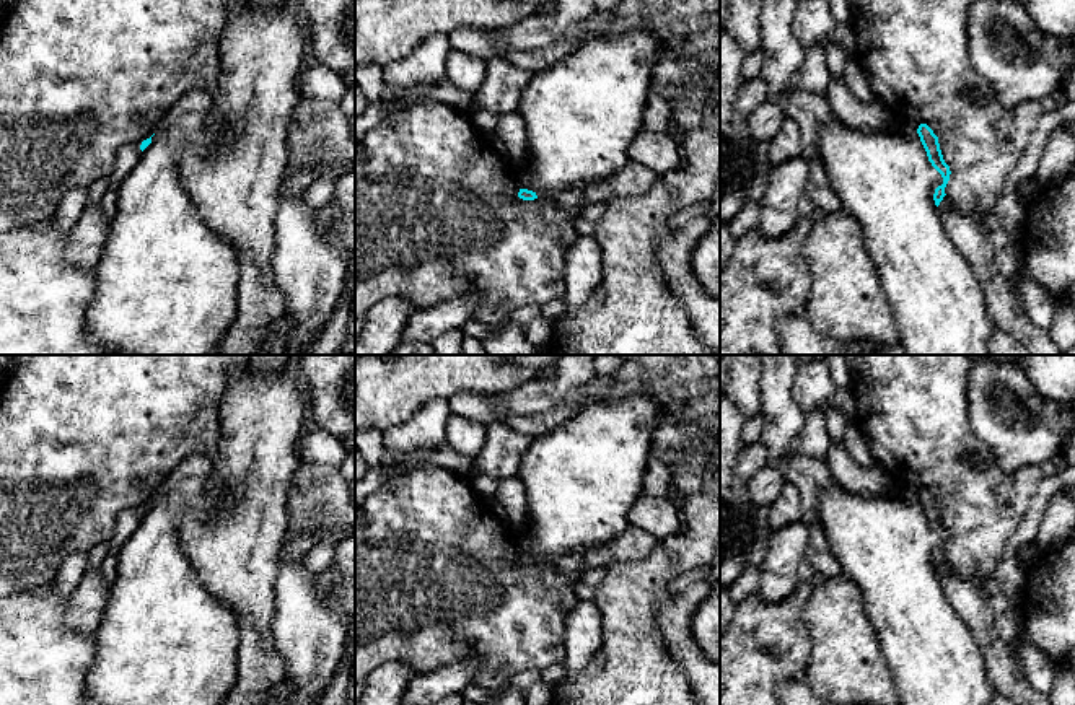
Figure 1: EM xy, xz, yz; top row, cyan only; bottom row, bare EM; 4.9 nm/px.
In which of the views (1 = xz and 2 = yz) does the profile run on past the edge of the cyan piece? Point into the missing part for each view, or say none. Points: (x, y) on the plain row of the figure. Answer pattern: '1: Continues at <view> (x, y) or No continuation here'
1: Continues at xz (526, 541)
2: Continues at yz (903, 490)

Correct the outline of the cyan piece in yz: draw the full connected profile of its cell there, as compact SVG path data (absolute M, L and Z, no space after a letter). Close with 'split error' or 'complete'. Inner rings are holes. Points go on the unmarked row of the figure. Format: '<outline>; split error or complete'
M899 485L896 487L896 492L902 498L915 498L915 497L919 498L920 506L927 516L928 526L941 539L943 549L938 550L933 558L935 570L938 571L943 562L946 560L945 552L951 539L950 531L943 524L938 501L933 498L933 495L927 488L917 488L912 485Z; split error

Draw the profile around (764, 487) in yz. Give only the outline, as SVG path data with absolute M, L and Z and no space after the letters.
M764 466L752 477L746 480L751 498L756 506L770 506L780 495L780 488L785 484L779 469Z

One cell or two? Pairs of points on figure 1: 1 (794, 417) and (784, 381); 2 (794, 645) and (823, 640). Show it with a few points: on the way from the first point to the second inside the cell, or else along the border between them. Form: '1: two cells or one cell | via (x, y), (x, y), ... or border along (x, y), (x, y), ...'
1: one cell | via (785, 409), (784, 389)
2: two cells | border along (807, 604), (810, 660), (803, 679)

